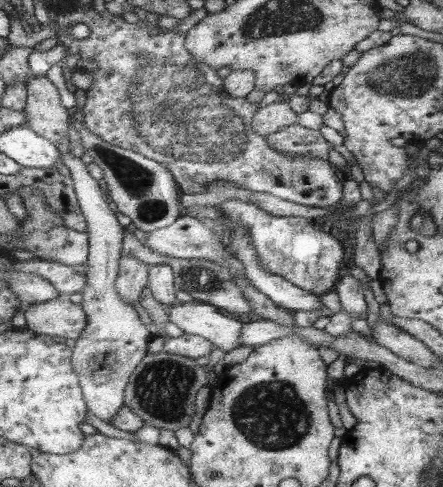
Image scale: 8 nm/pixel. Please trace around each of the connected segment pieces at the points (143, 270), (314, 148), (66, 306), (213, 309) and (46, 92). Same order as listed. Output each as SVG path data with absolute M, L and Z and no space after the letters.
M122 255L116 286L119 294L122 294L128 303L138 302L140 304L141 295L148 286L150 268L151 266L135 256Z
M302 125L287 126L268 136L269 143L283 154L300 154L303 157L329 160L332 144L320 130L311 130Z
M64 296L33 304L25 312L25 316L27 316L27 328L37 334L74 340L82 336L89 322L86 310Z
M197 300L177 303L171 307L169 318L187 334L208 338L223 351L241 347L239 339L244 324L221 314L216 306Z
M46 75L33 76L26 85L28 101L24 111L30 128L58 146L58 142L67 137L70 120L67 108L61 104L59 88Z

